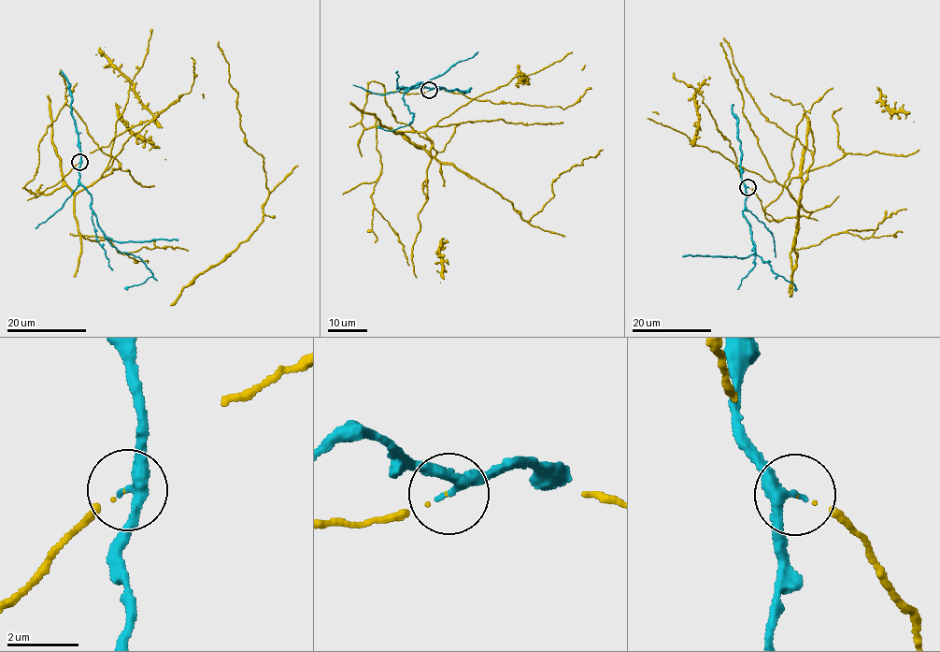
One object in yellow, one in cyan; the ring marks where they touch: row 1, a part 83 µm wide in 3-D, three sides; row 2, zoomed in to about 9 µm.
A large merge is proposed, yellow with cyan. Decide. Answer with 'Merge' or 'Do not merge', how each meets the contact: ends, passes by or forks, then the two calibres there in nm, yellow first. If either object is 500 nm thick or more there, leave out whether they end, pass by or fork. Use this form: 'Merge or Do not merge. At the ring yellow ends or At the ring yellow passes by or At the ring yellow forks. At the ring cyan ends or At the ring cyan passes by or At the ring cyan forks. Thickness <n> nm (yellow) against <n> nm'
Do not merge. At the ring yellow ends. At the ring cyan passes by. Thickness 30 nm (yellow) against 280 nm

